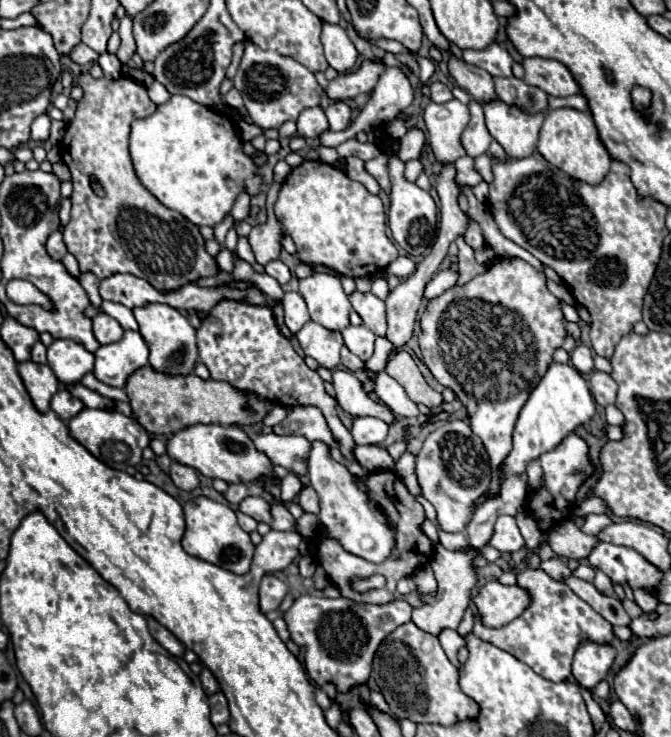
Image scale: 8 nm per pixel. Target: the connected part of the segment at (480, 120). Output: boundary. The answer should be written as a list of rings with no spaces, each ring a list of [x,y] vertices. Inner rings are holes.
[[[472,100],[468,108],[470,108],[470,116],[472,118],[470,118],[468,128],[462,134],[462,146],[466,148],[466,152],[470,156],[476,158],[476,156],[480,156],[480,154],[484,154],[488,150],[488,146],[492,142],[492,136],[490,136],[486,124],[484,124],[484,110],[482,110],[482,106],[476,100]]]

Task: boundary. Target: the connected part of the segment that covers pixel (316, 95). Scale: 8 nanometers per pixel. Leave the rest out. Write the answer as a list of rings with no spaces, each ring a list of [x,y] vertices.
[[[248,42],[244,50],[242,62],[234,76],[234,88],[242,94],[252,122],[264,130],[280,128],[286,120],[296,120],[302,110],[320,106],[324,94],[322,86],[306,66],[294,58],[278,54],[276,50],[262,50],[252,42]]]

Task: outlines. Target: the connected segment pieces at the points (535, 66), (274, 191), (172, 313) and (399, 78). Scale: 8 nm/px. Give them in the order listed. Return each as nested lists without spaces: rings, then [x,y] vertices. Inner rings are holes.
[[[524,58],[522,62],[526,76],[524,82],[542,88],[550,96],[572,96],[578,94],[578,84],[572,80],[568,68],[556,60],[546,58]]]
[[[272,183],[266,199],[267,220],[264,224],[254,226],[250,236],[248,236],[250,246],[256,254],[256,262],[262,266],[276,260],[280,256],[280,250],[282,250],[282,226],[274,214],[274,204],[280,188],[280,183]]]
[[[144,304],[132,310],[138,322],[138,330],[148,344],[150,356],[148,362],[156,372],[170,376],[188,376],[194,372],[198,362],[198,346],[196,346],[196,330],[190,326],[188,318],[184,318],[176,308],[168,304]]]
[[[386,68],[384,76],[380,76],[378,80],[378,86],[382,90],[374,90],[364,110],[348,124],[348,128],[340,132],[326,130],[320,134],[322,146],[336,148],[338,144],[354,138],[358,132],[370,132],[376,124],[388,124],[414,100],[414,90],[408,90],[408,78],[400,72],[400,68]]]

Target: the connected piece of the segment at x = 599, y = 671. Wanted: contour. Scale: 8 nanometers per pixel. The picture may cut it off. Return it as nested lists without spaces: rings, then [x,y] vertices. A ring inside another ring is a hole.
[[[592,642],[580,644],[572,664],[572,676],[576,678],[578,686],[592,692],[600,680],[606,680],[614,656],[616,648],[610,644],[592,644]]]

